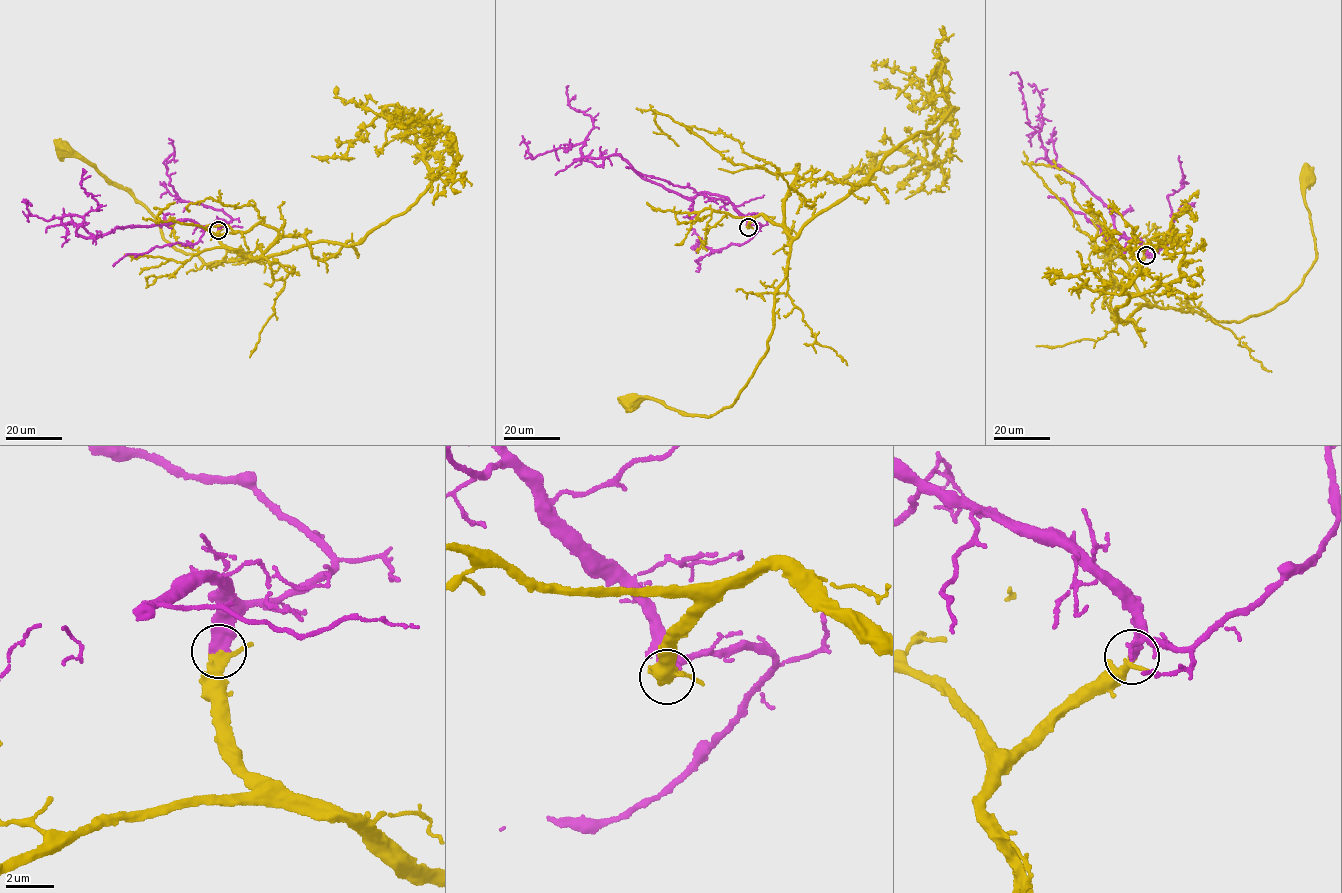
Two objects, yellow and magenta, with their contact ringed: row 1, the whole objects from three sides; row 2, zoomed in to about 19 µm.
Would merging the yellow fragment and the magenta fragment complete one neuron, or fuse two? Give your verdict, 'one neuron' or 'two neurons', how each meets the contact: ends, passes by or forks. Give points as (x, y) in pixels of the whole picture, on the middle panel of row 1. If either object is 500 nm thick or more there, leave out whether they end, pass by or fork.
one neuron; yellow passes by; magenta ends there

